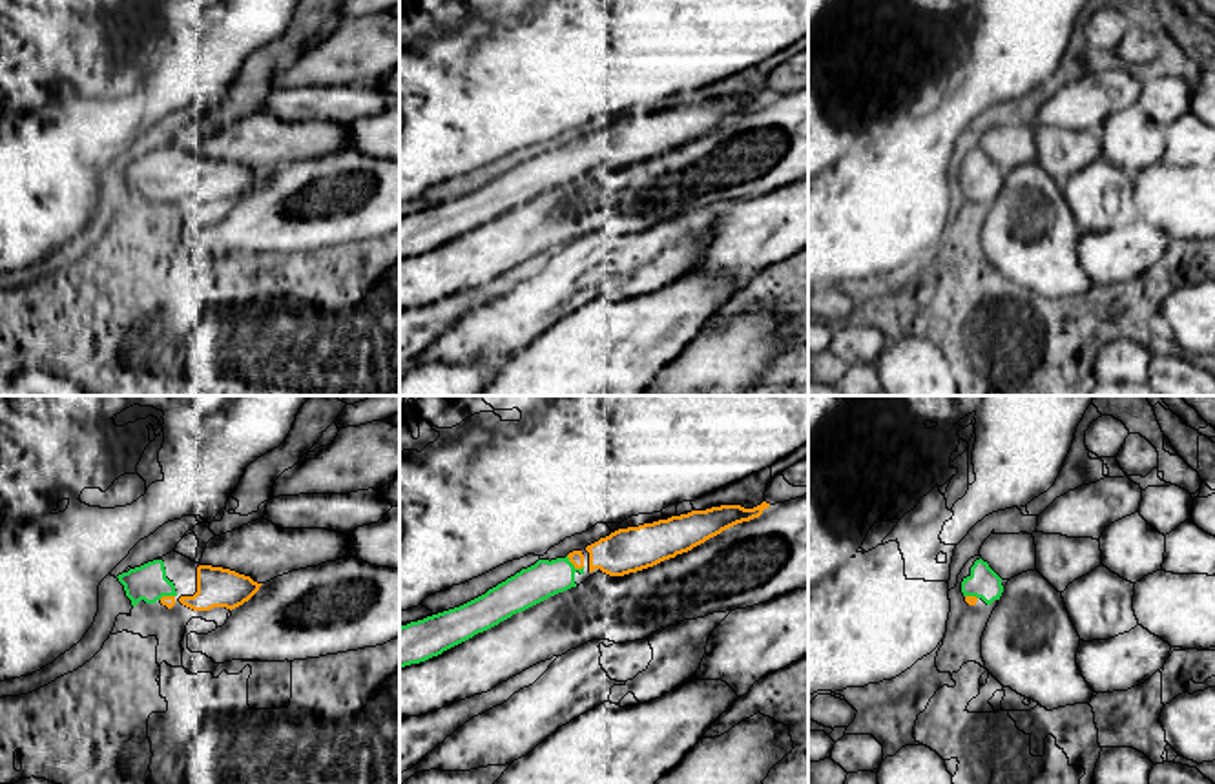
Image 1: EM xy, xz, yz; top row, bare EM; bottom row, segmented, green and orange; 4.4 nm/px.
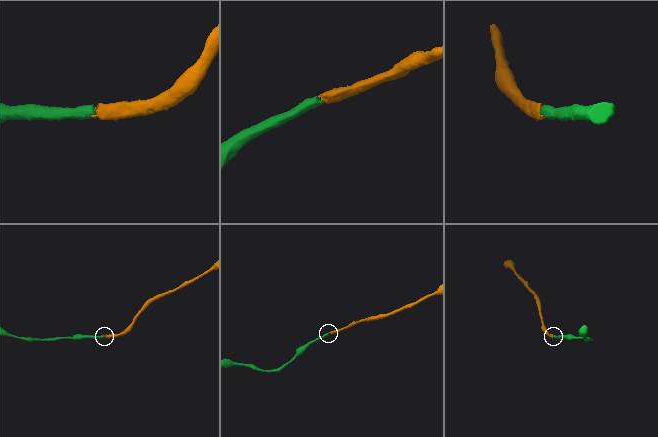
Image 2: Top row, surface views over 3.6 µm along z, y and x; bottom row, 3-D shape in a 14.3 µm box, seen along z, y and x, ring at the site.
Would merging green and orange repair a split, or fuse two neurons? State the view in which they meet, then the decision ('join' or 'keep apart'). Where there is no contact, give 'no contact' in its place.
xz | join

